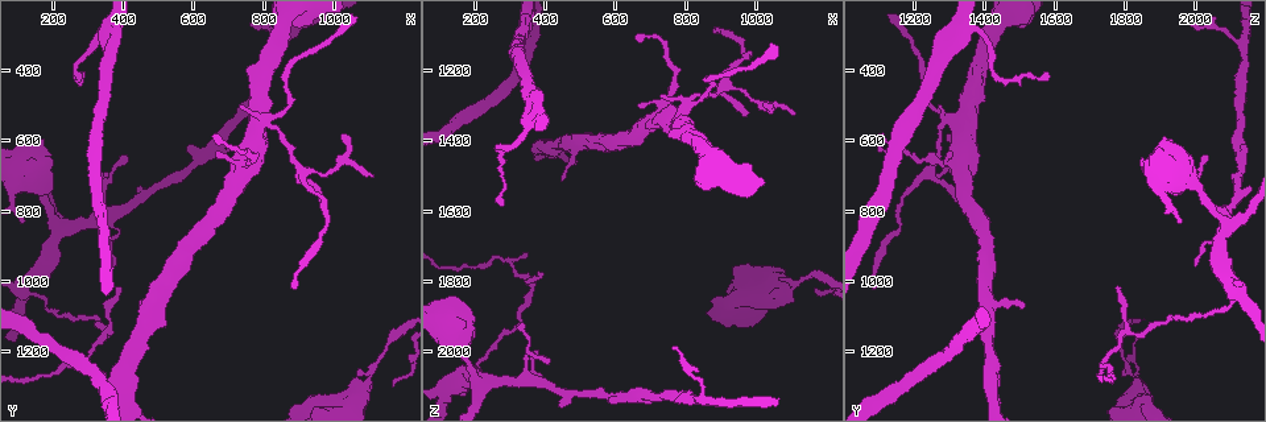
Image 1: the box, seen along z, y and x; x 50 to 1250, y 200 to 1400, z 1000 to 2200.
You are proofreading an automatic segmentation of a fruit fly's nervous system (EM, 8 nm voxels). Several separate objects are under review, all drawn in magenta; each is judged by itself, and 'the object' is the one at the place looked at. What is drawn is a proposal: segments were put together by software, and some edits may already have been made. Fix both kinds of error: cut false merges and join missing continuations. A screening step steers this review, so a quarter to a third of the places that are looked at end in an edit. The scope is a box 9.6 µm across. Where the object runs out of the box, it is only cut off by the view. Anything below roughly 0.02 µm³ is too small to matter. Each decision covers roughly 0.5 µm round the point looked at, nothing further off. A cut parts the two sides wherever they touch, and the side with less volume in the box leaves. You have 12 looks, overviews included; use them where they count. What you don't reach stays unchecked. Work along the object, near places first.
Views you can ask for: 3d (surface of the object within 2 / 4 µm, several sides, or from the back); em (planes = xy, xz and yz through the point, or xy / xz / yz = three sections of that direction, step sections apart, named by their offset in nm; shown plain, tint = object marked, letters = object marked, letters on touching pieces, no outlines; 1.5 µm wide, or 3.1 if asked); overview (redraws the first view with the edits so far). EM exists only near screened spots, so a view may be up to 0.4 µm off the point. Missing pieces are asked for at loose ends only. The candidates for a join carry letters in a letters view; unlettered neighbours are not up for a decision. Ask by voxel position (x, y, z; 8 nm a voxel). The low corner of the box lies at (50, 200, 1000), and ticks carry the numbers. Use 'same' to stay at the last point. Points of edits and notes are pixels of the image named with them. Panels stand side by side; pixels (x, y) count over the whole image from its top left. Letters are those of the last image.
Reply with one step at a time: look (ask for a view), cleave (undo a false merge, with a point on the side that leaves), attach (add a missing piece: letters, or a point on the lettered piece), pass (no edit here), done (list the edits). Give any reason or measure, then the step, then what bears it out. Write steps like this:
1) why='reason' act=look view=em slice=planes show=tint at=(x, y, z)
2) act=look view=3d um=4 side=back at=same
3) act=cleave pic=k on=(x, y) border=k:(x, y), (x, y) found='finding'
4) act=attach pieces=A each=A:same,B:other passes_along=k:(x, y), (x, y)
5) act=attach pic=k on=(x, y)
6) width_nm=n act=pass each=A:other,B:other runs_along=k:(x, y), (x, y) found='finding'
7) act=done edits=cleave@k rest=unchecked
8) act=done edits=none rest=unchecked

act=look view=em slice=planes show=letters at=(660, 590, 1100)

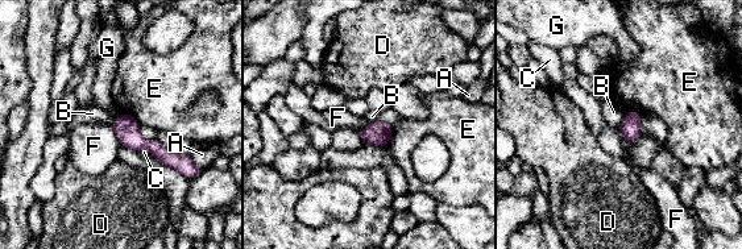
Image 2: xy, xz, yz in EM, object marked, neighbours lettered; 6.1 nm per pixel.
act=pass each=A:other,B:other,C:other,D:other,E:other,F:other,G:other runs_along=2:(117, 123), (183, 166) found='no lettered piece goes on from it'

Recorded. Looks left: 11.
why='an open end' act=look view=3d um=4 at=(1030, 590, 1300)

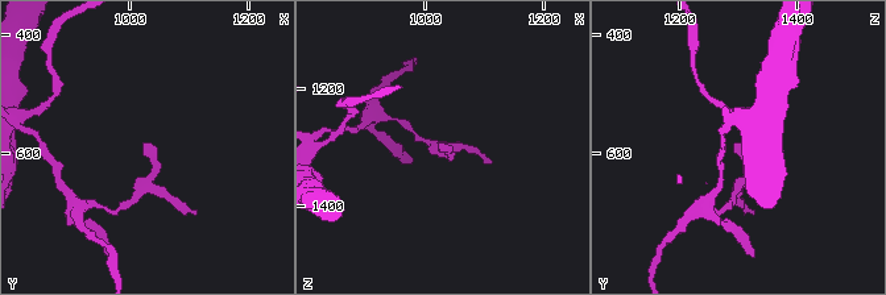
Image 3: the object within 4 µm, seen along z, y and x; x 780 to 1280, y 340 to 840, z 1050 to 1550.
act=look view=em slice=xz step=4 show=letters at=(1020, 585, 1300)

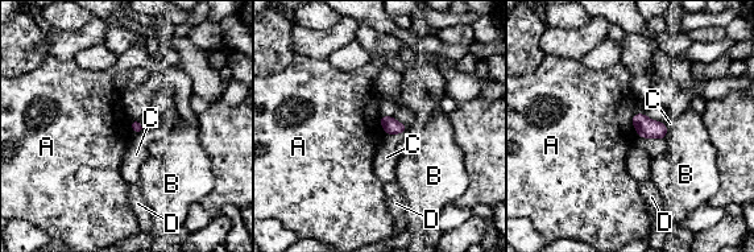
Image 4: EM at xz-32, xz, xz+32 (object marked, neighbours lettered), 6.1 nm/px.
act=pass each=A:other,B:other,C:other,D:other border=4:(633, 114), (632, 123), (639, 136) found='none of them fits'

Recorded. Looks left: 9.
why='narrows sharply' act=look view=em slice=xy step=4 show=tint at=(1110, 1260, 1820)

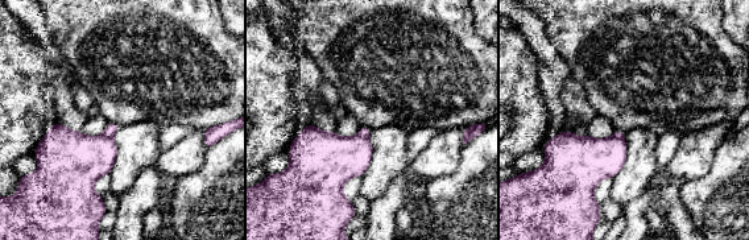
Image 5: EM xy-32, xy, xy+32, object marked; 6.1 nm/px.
why='cut it another way' act=look view=em slice=planes show=letters at=same

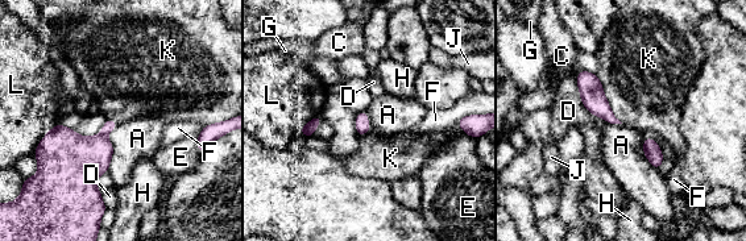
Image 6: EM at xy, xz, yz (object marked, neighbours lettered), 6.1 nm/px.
act=cleave pic=6 on=(110, 125) each=A:other,C:other,D:other,E:other,F:other,G:other,H:other,J:other,K:other,L:other found='a second neuron is stuck on'

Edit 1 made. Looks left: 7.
act=look view=overview

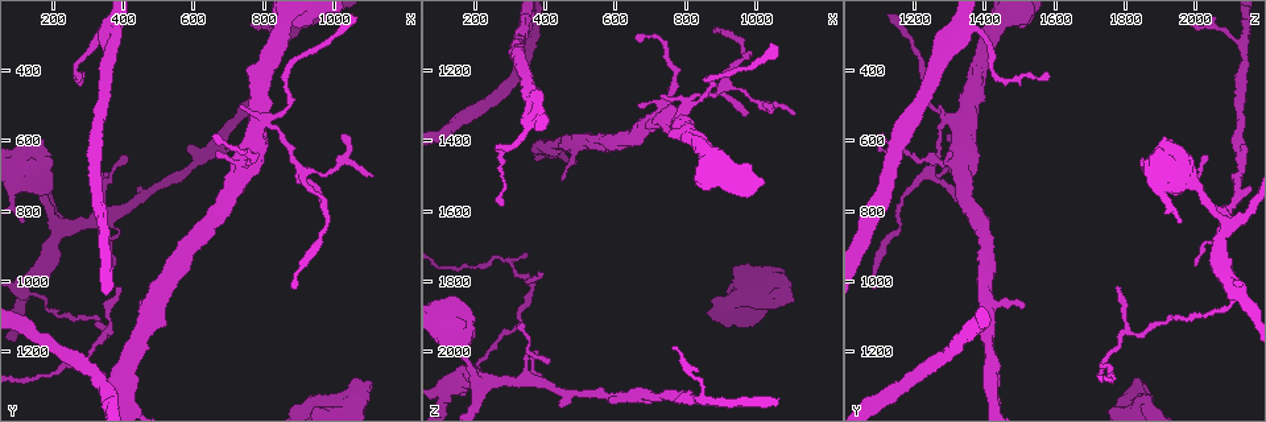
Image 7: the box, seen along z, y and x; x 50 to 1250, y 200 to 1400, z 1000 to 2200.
why='an open end' act=look view=em slice=xy step=8 show=letters at=(880, 1020, 1080)

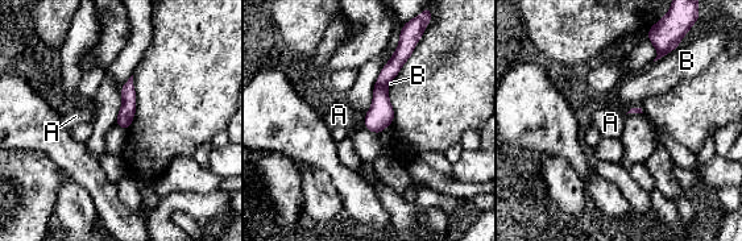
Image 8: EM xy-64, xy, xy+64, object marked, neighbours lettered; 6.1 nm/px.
why='cut it another way' act=look view=em slice=planes show=letters at=same

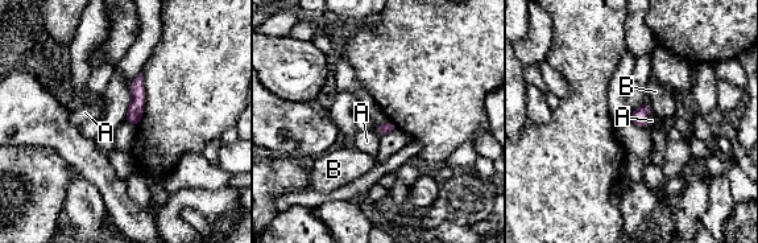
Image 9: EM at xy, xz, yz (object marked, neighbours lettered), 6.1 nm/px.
act=pass each=A:other,B:other found='none of them fits'

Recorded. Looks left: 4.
why='an open end' act=look view=3d um=4 side=back at=(270, 430, 1580)

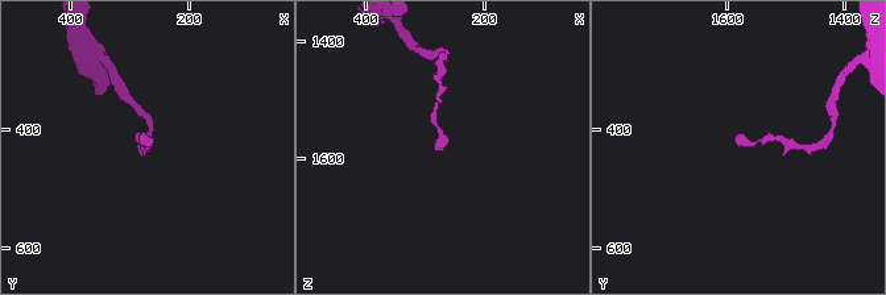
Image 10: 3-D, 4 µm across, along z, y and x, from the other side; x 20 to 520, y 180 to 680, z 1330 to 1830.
why='shape alone is not enough' act=look view=em slice=planes show=letters at=(285, 425, 1585)

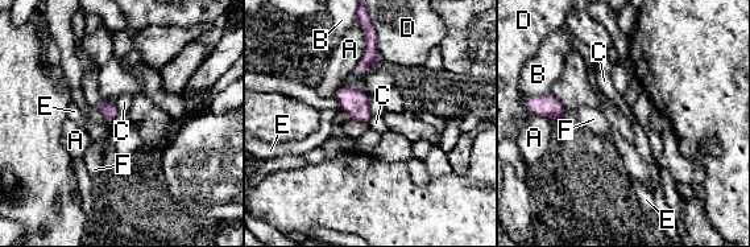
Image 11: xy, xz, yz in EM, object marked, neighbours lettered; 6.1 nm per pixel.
act=pass each=A:other,B:other,C:other,D:other,E:other,F:other border=11:(115, 105), (119, 111) found='none of them fits'

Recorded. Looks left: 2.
act=done edits=cleave@6 rest=unchecked

